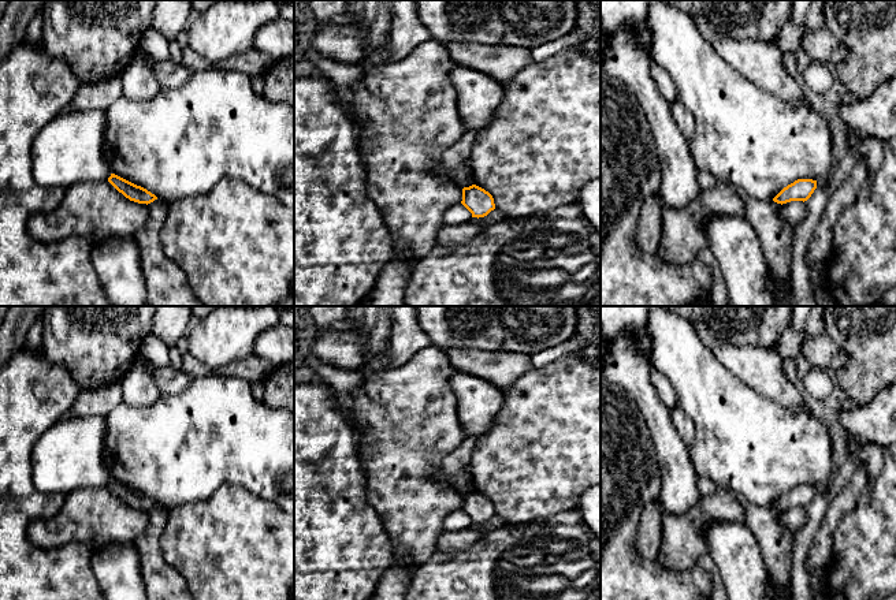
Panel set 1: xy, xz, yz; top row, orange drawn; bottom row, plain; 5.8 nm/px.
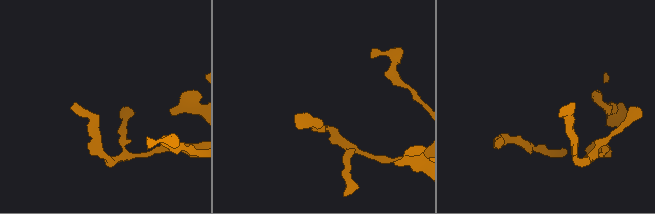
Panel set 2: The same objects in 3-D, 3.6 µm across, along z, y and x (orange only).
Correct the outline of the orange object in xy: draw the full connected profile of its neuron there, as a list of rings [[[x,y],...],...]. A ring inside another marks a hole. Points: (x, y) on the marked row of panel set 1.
[[[111,174],[108,182],[130,201],[148,205],[157,200],[157,197],[146,189],[137,186],[115,174]]]

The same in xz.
[[[476,185],[462,189],[461,204],[472,213],[472,217],[477,219],[495,209],[492,195]]]

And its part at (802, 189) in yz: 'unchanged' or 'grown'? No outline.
unchanged

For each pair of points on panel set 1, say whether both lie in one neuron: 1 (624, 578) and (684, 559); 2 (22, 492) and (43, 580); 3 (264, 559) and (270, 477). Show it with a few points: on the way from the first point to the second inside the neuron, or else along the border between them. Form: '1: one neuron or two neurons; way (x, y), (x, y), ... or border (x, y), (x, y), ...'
1: two neurons; border (657, 559), (662, 565), (677, 570), (695, 567)
2: one neuron; way (17, 514), (17, 554), (21, 558)
3: two neurons; border (238, 487), (244, 487), (279, 507)

